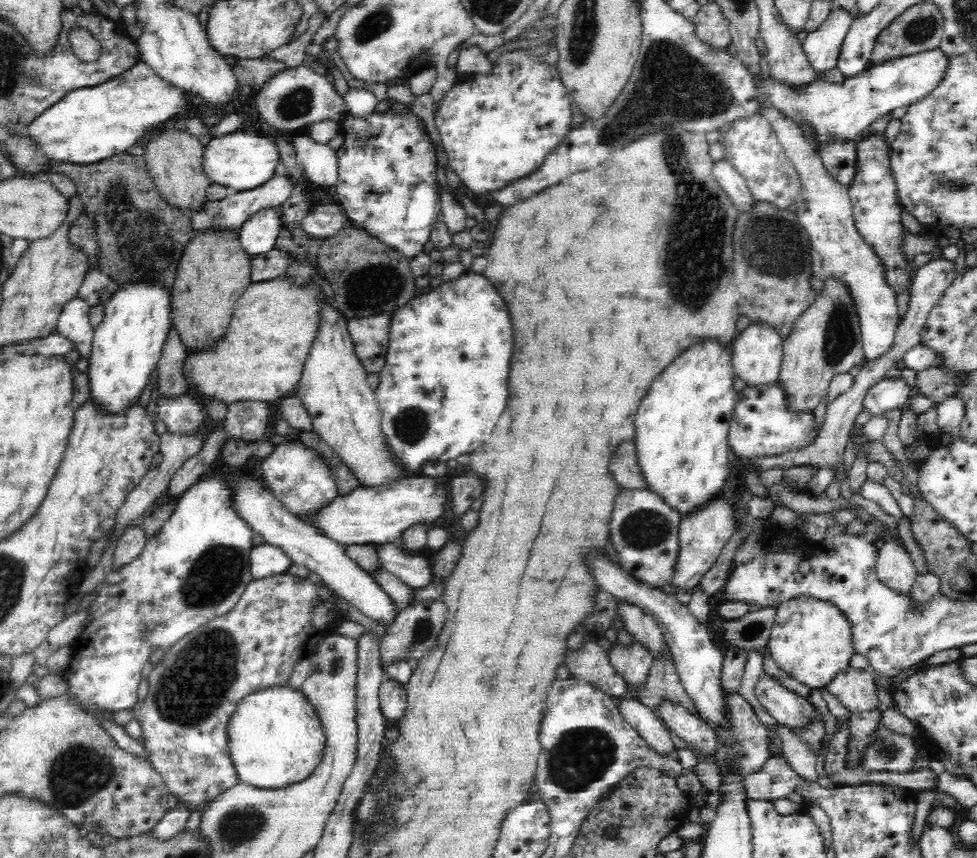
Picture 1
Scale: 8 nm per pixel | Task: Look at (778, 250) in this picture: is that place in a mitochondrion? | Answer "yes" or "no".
yes

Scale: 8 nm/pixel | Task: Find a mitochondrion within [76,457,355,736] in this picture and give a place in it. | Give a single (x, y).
(187, 690)

